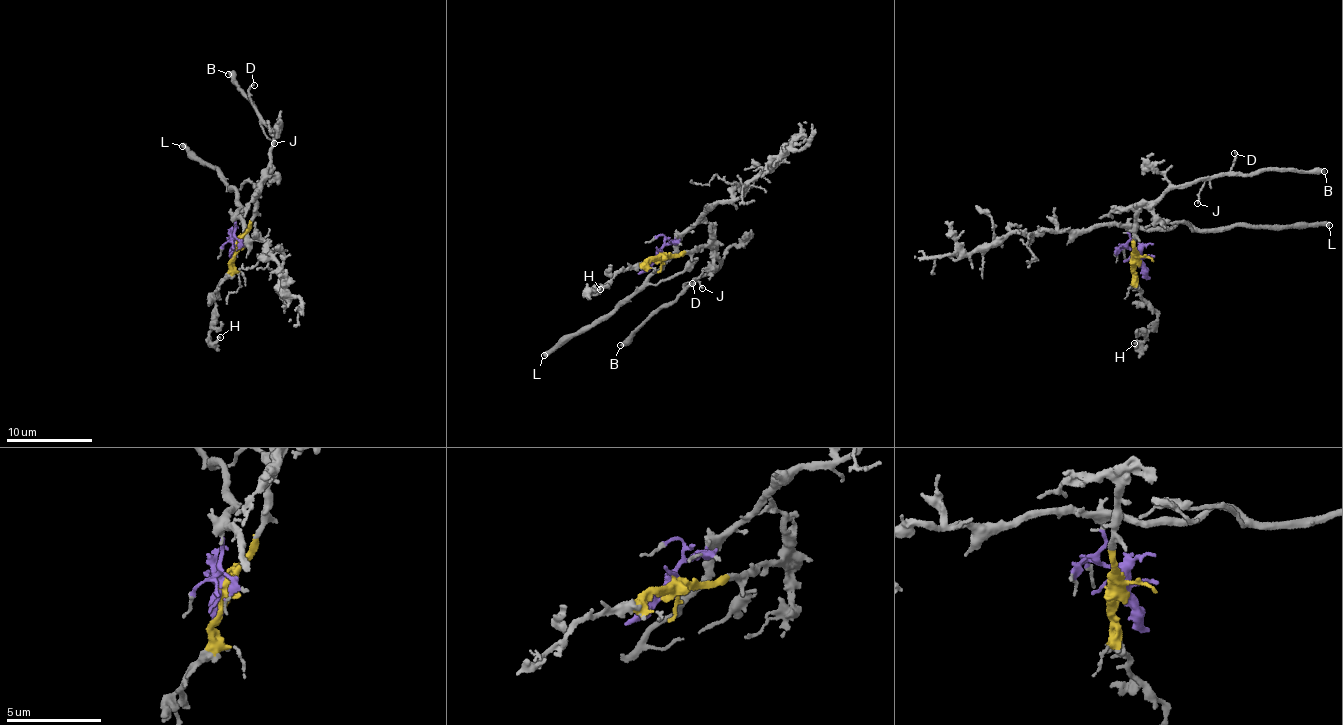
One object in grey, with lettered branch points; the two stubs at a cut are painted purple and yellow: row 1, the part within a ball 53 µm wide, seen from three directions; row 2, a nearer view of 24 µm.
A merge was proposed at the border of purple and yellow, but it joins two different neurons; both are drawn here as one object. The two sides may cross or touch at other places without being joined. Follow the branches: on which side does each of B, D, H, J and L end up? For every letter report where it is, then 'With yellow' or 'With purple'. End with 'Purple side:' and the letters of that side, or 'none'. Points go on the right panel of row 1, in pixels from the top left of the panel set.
B: Place: (1324, 171). With yellow
D: Place: (1234, 153). With yellow
H: Place: (1134, 343). With yellow
J: Place: (1197, 203). With yellow
L: Place: (1329, 225). With purple
Purple side: L

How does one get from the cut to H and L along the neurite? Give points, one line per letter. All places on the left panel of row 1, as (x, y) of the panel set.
H: (236, 244), (233, 274), (215, 298), (209, 334), (212, 343), (220, 337)
L: (234, 244), (237, 215), (242, 206), (234, 190), (214, 167), (195, 158), (182, 145)

